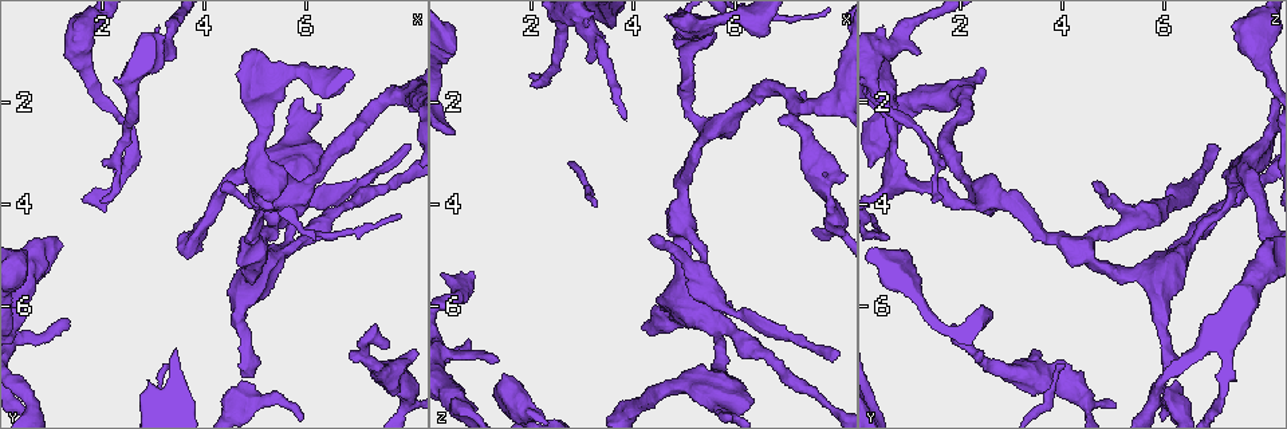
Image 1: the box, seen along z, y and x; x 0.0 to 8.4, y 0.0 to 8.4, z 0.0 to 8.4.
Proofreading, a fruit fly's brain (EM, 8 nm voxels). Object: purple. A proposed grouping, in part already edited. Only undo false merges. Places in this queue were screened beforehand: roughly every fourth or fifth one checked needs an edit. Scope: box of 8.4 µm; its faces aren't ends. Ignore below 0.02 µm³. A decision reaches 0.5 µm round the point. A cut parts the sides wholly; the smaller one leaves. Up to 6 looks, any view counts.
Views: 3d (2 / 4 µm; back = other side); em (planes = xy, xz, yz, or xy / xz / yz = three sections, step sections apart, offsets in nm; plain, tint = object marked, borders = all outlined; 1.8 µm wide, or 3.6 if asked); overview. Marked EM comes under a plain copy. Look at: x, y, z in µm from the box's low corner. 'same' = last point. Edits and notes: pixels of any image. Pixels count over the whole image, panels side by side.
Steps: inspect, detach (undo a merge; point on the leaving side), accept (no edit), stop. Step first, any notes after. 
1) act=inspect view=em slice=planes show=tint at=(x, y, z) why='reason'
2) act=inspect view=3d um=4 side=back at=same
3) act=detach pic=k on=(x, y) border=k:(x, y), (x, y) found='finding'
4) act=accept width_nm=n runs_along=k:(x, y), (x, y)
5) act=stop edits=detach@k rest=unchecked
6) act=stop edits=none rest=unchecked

act=inspect view=3d um=2 at=(3.10, 0.90, 0.65) why='sudden change in width'

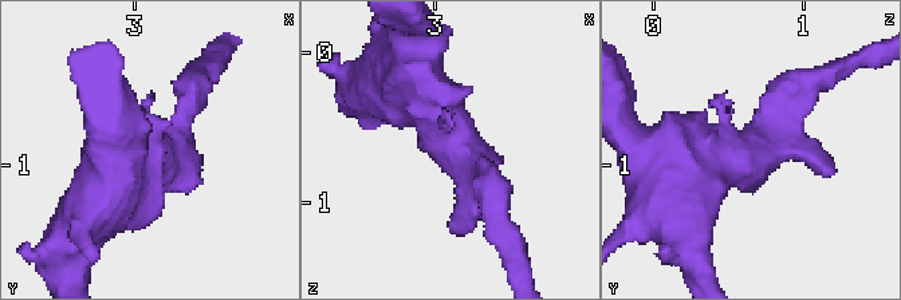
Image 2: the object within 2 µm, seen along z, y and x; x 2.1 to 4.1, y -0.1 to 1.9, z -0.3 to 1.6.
act=inspect view=em slice=planes show=tint at=(3.16, 0.92, 0.62)

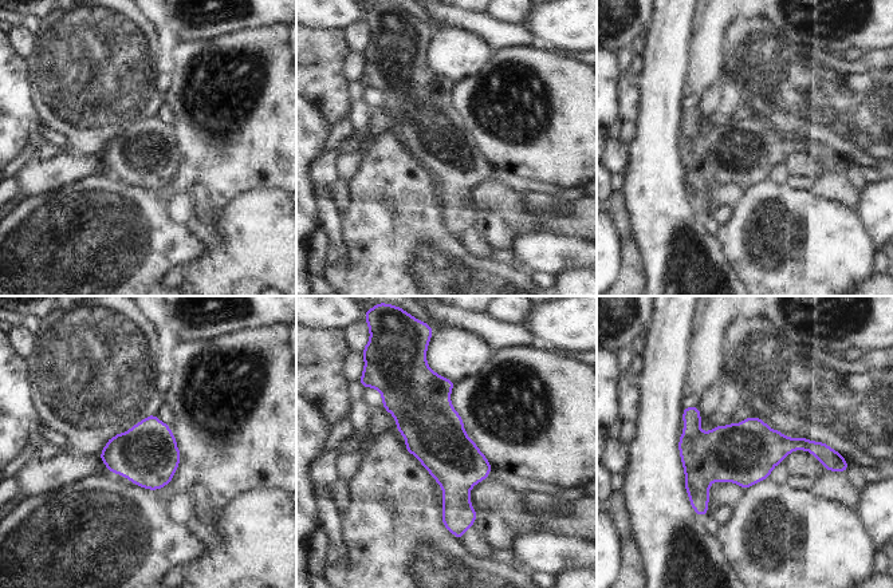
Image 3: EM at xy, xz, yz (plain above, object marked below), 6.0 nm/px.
act=accept width_nm=360 runs_along=3:(423, 370), (453, 527) found='continuous, no second neuron'

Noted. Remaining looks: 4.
act=inspect view=3d um=2 at=(4.95, 5.05, 4.50) why='abrupt turn'

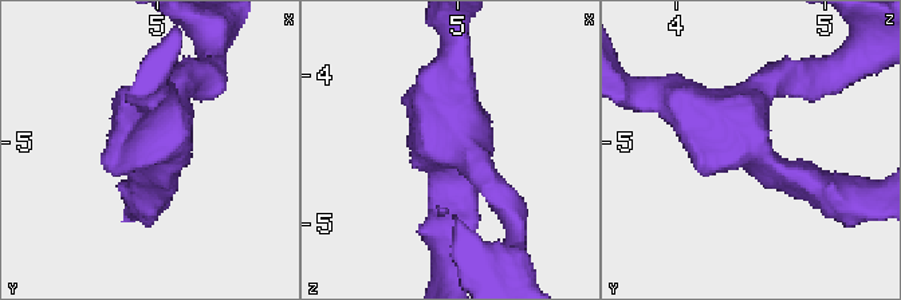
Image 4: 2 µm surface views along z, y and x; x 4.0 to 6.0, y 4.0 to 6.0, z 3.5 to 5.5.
act=inspect view=em slice=xy step=4 show=tint at=(4.92, 5.00, 4.48) arms=3 arm_widths_nm=220,220,260 why='shape alone is not enough'

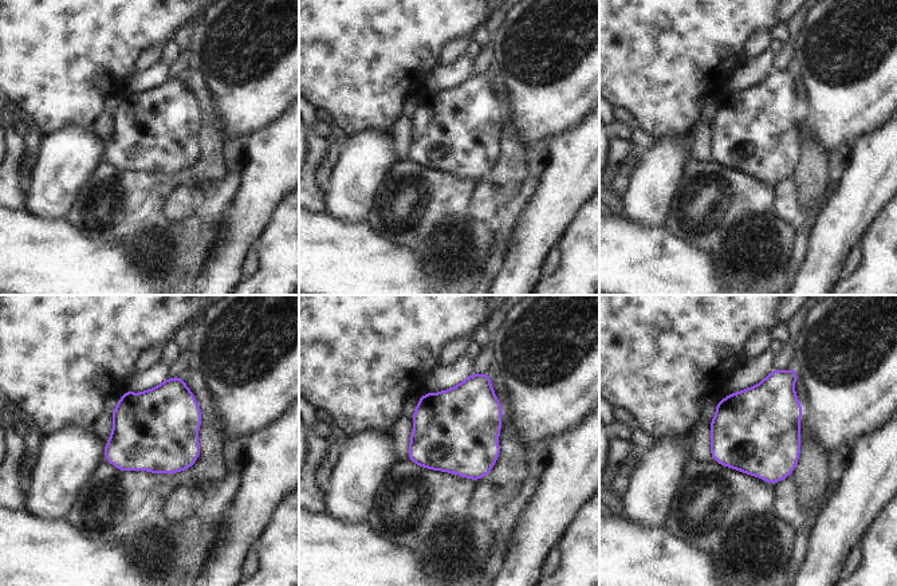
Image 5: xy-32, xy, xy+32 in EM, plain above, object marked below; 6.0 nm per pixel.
act=inspect view=em slice=yz step=4 show=tint at=same why='cut it another way'

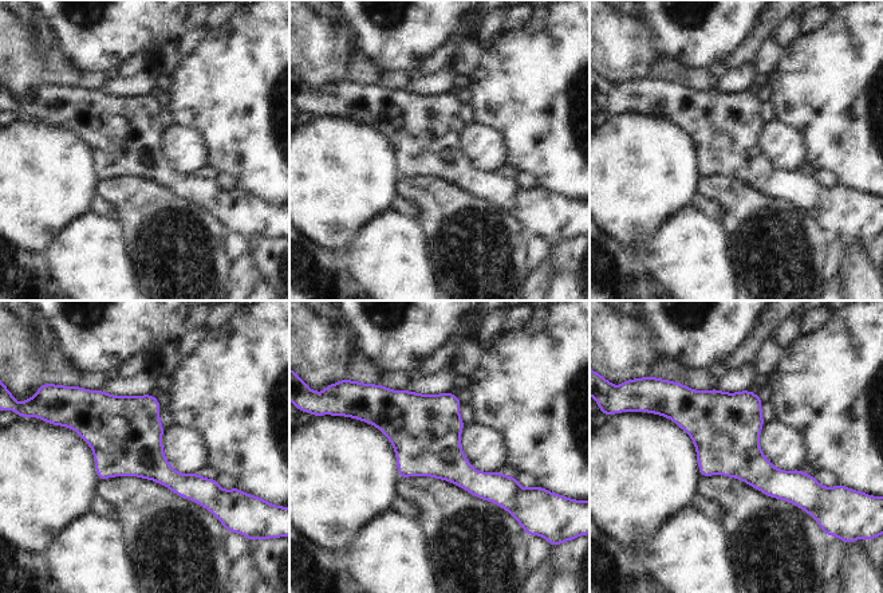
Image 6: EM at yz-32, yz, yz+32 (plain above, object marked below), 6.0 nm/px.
act=accept width_nm=420 found='one neuron here'

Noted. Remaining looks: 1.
act=stop edits=none rest=unchecked

